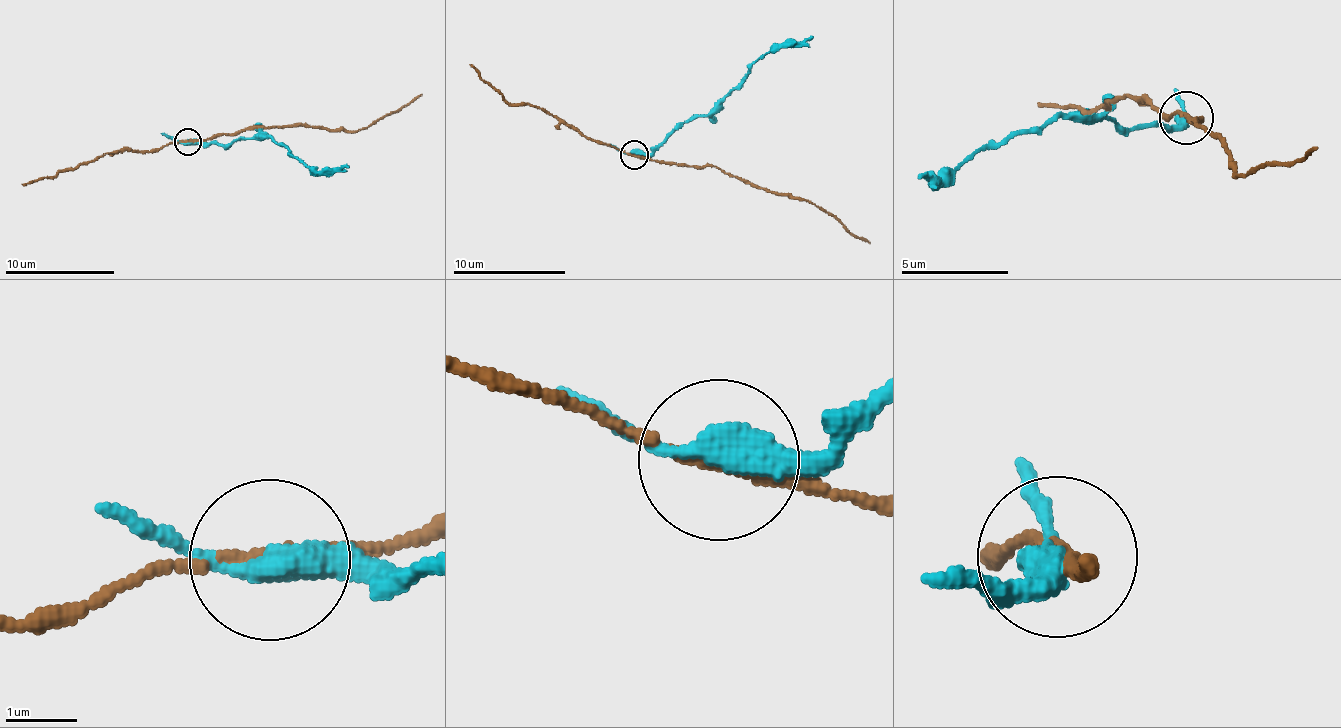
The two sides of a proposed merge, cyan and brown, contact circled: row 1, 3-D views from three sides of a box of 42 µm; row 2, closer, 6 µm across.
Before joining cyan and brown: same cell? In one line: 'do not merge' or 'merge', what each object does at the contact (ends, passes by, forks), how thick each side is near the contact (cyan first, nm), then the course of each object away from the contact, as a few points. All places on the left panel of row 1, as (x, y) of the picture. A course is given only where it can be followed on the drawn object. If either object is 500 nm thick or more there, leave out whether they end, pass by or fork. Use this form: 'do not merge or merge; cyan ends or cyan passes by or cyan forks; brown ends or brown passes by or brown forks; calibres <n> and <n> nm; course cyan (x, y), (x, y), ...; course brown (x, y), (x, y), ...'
do not merge; cyan passes by; brown passes by; calibres 400 and 170 nm; course cyan (188, 141), (227, 147), (242, 139), (265, 137), (284, 145), (319, 170), (341, 170), (348, 167); course brown (188, 141), (269, 126), (362, 130), (400, 110), (421, 95)

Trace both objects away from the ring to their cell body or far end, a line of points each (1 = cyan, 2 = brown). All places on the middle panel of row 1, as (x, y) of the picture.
1: (635, 154), (652, 154), (695, 117), (703, 117), (743, 76), (781, 44), (803, 45), (812, 35)
2: (635, 154), (669, 164), (718, 166), (760, 187), (810, 200), (848, 231), (869, 243)

